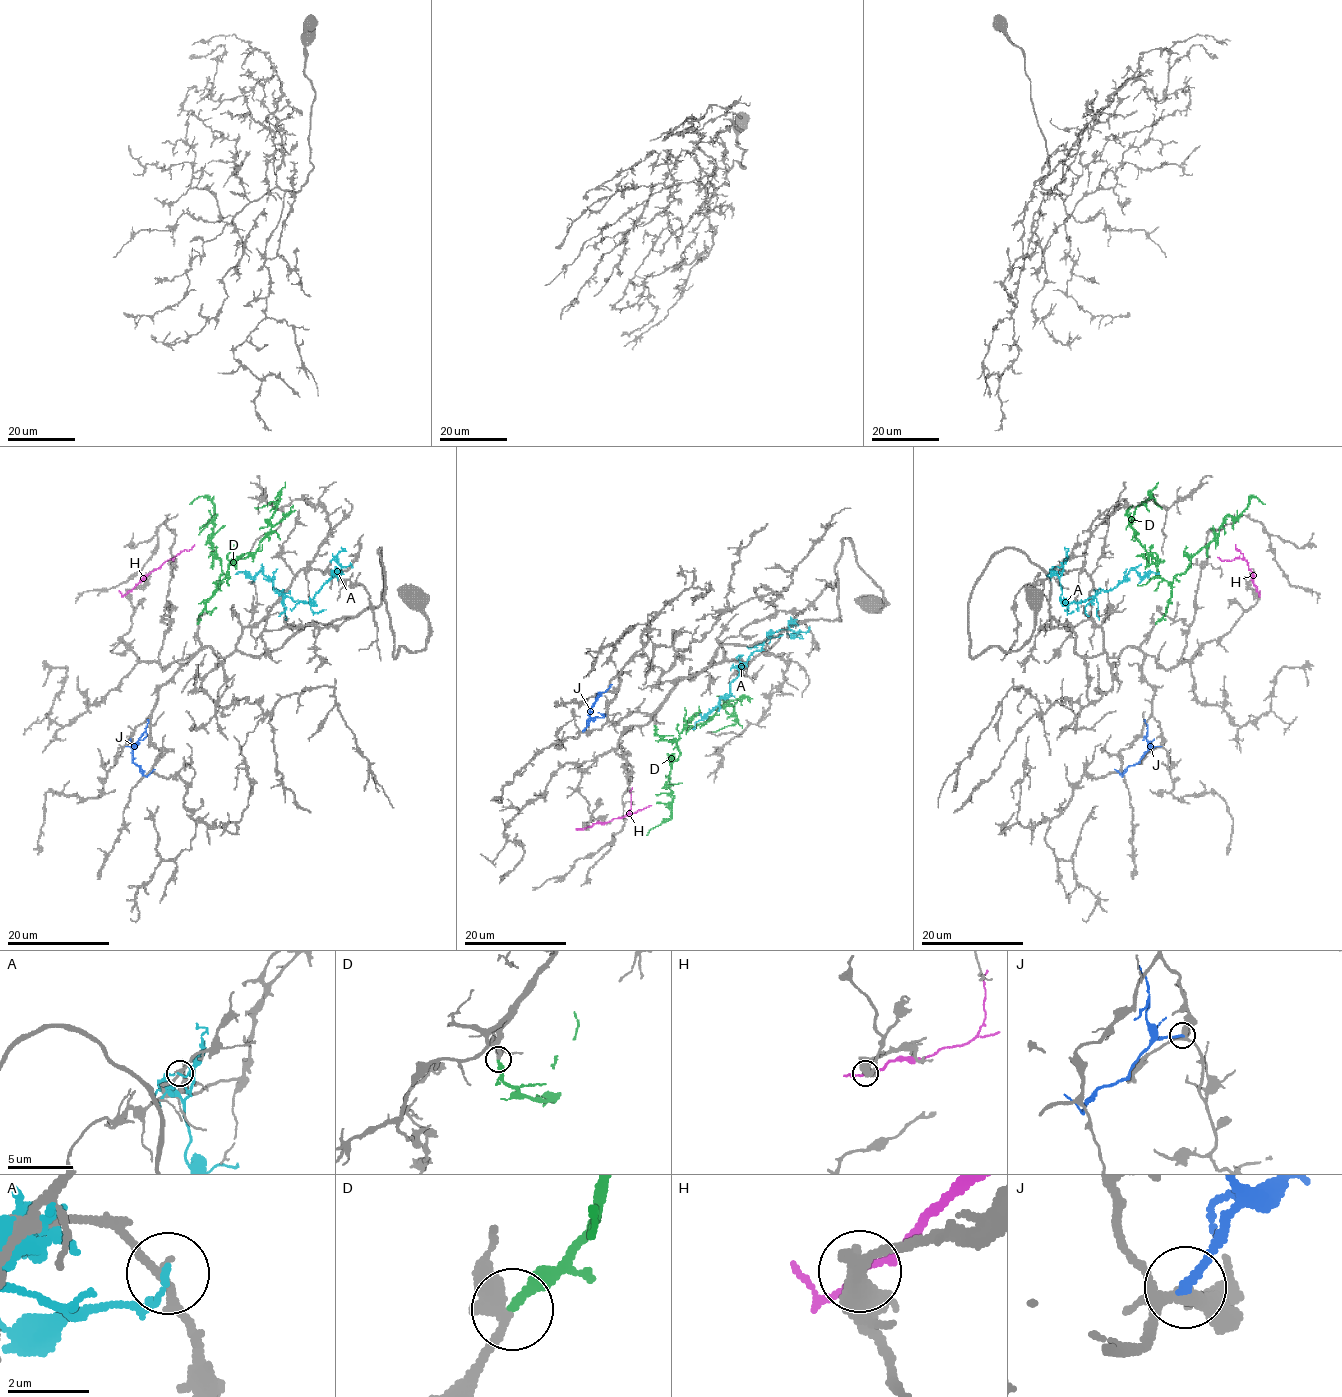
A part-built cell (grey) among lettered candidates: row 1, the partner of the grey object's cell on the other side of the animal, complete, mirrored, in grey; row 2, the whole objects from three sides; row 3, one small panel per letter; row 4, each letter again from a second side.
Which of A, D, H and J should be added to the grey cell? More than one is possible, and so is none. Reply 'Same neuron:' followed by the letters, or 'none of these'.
Same neuron: D

